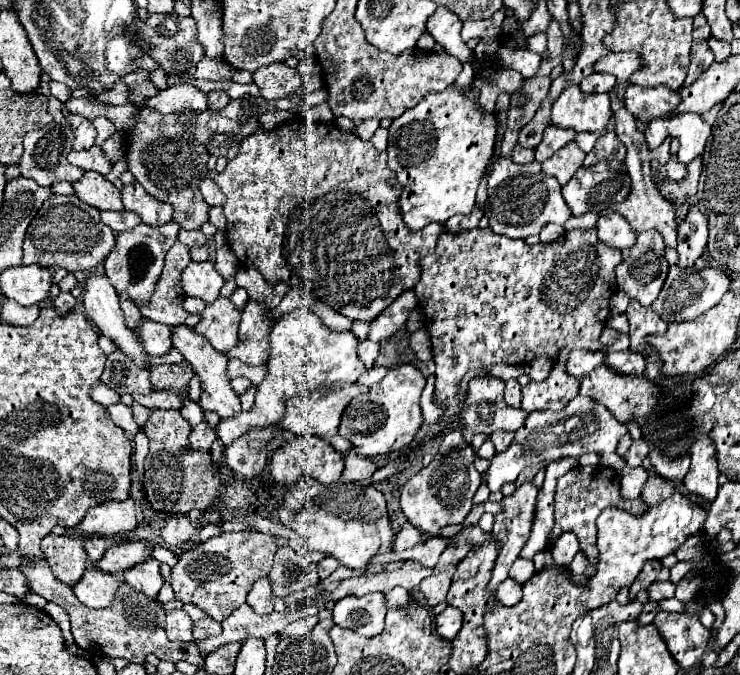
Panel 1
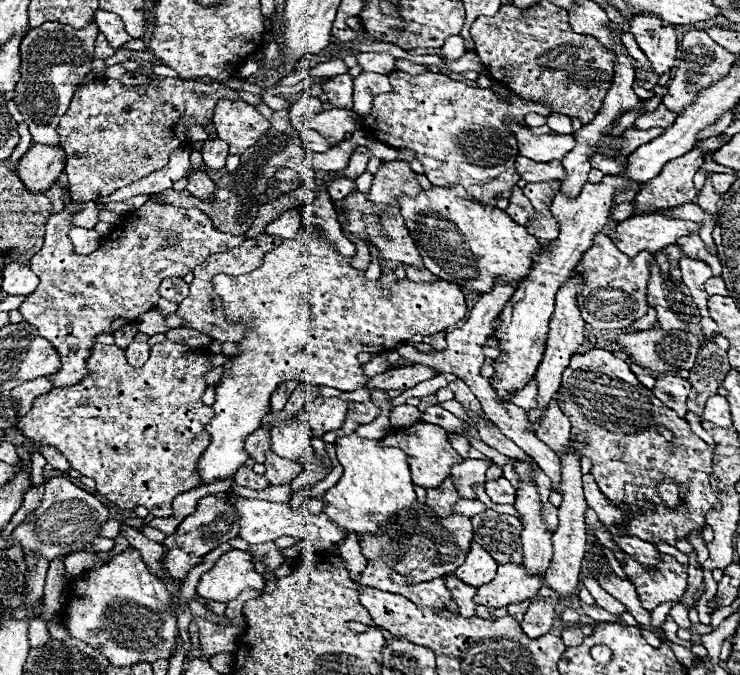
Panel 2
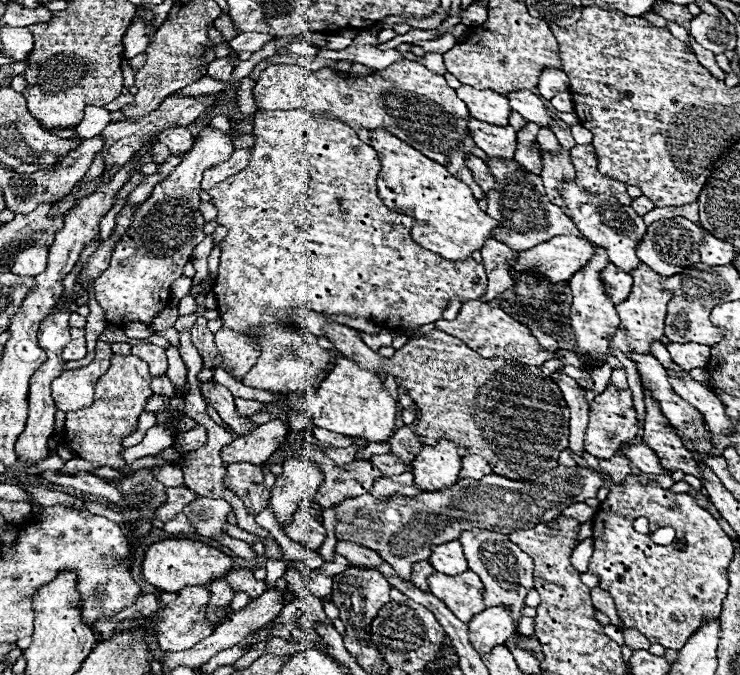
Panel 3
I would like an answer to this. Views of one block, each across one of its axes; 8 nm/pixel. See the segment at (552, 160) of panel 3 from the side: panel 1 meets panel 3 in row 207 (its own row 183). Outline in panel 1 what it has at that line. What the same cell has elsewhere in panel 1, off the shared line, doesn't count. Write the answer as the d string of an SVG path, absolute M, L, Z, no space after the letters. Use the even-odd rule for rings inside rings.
M568 142L564 148L560 148L556 154L542 162L542 170L554 176L560 182L560 186L564 186L572 178L572 174L582 166L584 156L586 154L574 142Z

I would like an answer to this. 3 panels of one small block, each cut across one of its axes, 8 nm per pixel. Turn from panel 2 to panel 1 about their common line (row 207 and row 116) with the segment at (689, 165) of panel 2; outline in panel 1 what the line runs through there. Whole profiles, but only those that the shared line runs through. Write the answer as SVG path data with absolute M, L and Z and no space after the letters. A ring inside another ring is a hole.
M630 86L626 90L626 108L628 112L640 120L650 122L656 118L672 118L676 116L676 108L680 104L680 94L668 90L666 86L660 88L644 88L644 86Z

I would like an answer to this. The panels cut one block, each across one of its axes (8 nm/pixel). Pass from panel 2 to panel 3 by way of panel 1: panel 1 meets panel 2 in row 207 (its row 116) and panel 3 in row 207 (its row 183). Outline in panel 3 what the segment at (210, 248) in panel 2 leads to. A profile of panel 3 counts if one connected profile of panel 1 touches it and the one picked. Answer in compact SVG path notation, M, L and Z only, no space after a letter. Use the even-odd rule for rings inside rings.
M204 126L200 130L198 138L194 140L192 150L188 150L184 154L182 162L170 172L170 176L166 180L162 180L154 186L150 198L136 210L136 214L132 216L128 234L124 234L120 238L120 242L116 244L114 252L112 252L108 270L104 270L102 276L94 282L94 298L106 310L106 322L116 324L116 326L122 326L128 322L150 324L154 320L154 316L158 316L168 306L170 284L182 276L182 270L184 270L186 262L190 262L190 256L192 256L196 244L200 244L204 240L202 226L206 224L206 220L200 212L200 198L198 198L202 174L206 170L210 170L212 166L226 162L232 152L234 152L232 138L226 132L220 132L212 126Z

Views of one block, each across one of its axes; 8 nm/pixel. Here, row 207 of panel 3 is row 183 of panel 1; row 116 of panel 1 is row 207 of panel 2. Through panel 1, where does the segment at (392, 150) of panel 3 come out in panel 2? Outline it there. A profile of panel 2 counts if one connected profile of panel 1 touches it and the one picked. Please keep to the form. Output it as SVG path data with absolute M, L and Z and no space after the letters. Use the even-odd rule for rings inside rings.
M458 184L452 188L432 186L418 196L400 196L398 206L424 266L440 280L454 282L466 290L490 292L496 278L504 282L524 280L532 266L530 254L540 248L538 238L510 220L504 210L468 196Z

